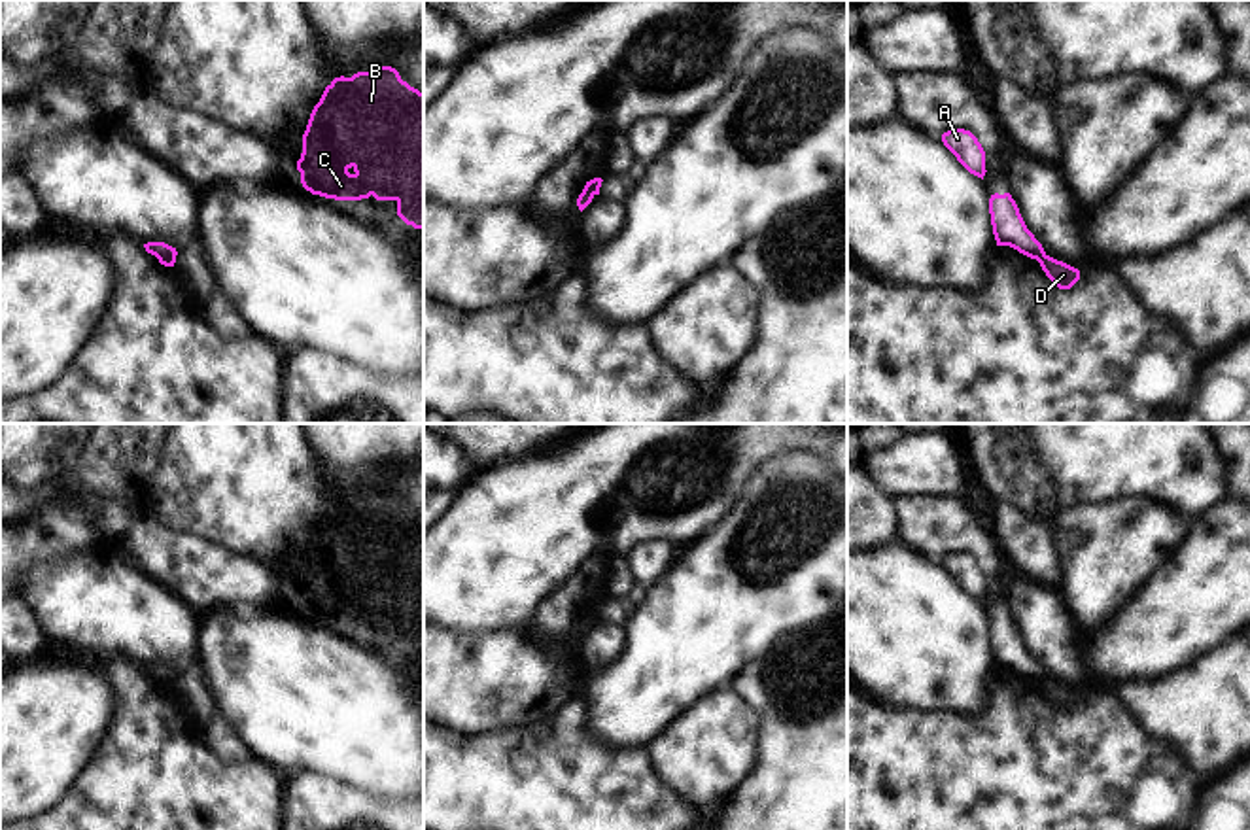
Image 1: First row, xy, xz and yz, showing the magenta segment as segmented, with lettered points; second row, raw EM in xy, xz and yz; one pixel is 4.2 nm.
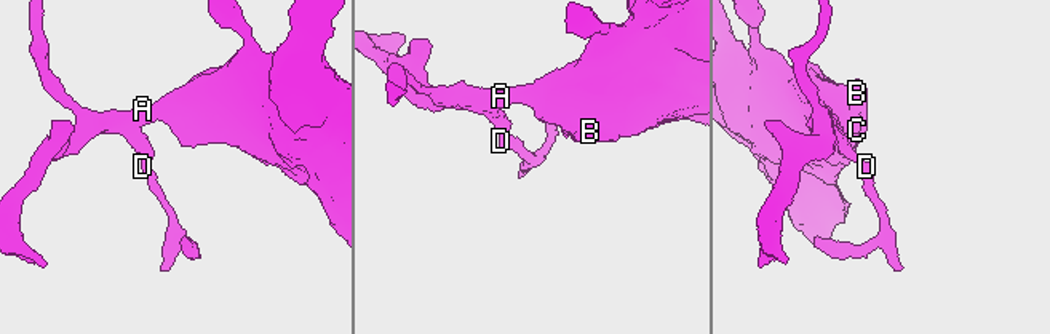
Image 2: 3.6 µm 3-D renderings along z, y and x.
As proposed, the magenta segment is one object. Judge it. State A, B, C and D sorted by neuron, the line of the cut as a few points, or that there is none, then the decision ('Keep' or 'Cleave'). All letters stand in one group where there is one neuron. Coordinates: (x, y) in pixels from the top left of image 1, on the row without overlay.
Groups: A B C / D. Split along xz (583, 613), (594, 617). Cleave

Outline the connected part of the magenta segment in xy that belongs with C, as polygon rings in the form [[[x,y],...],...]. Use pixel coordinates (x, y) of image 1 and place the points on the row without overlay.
[[[391,490],[335,501],[310,537],[297,594],[312,618],[395,624],[397,639],[424,652],[424,516]]]

